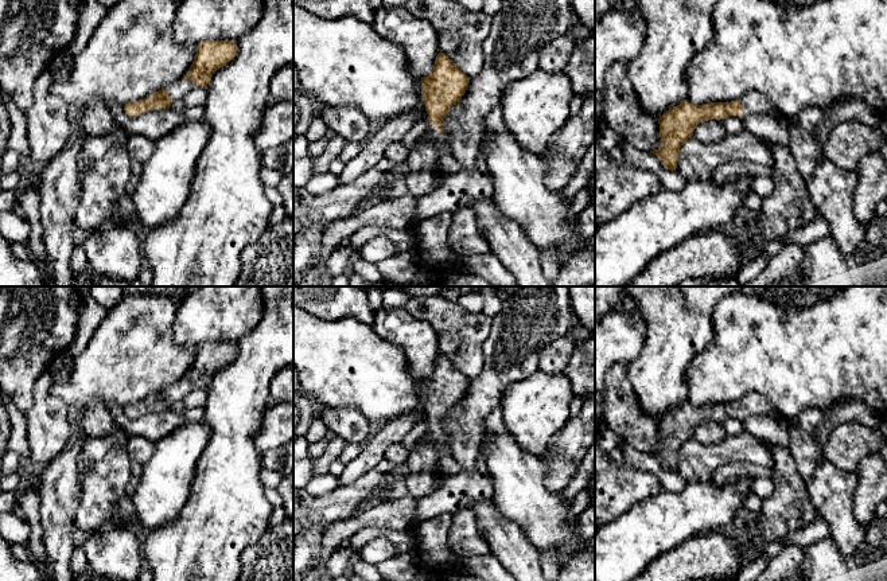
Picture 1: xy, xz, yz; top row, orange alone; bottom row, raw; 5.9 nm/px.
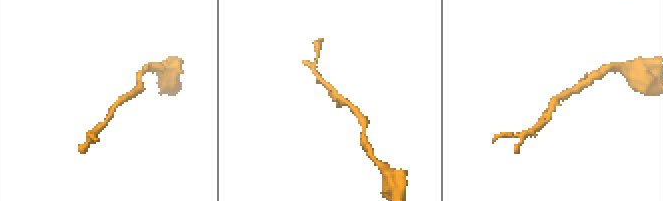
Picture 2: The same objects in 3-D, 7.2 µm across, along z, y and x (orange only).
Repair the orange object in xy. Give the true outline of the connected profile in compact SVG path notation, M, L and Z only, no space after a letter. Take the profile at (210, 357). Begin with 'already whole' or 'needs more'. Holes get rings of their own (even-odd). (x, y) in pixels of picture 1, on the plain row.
needs more | M237 342L201 343L190 371L180 382L159 393L153 393L149 399L127 405L124 408L125 414L129 418L136 418L151 410L170 409L174 401L183 401L192 389L207 389L213 375L226 367L236 355Z

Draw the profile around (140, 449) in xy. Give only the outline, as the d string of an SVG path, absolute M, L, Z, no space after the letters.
M128 436L125 447L131 460L143 465L152 457L155 452L155 444L139 436Z

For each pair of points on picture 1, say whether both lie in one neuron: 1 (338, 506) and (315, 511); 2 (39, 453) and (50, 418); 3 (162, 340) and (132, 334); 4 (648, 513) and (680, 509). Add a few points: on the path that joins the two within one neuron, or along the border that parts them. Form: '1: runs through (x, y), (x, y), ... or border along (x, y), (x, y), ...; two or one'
1: runs through (333, 506), (321, 510); one
2: runs through (45, 445), (47, 427); one
3: runs through (155, 340), (139, 340); one
4: runs through (656, 513), (672, 513); one

